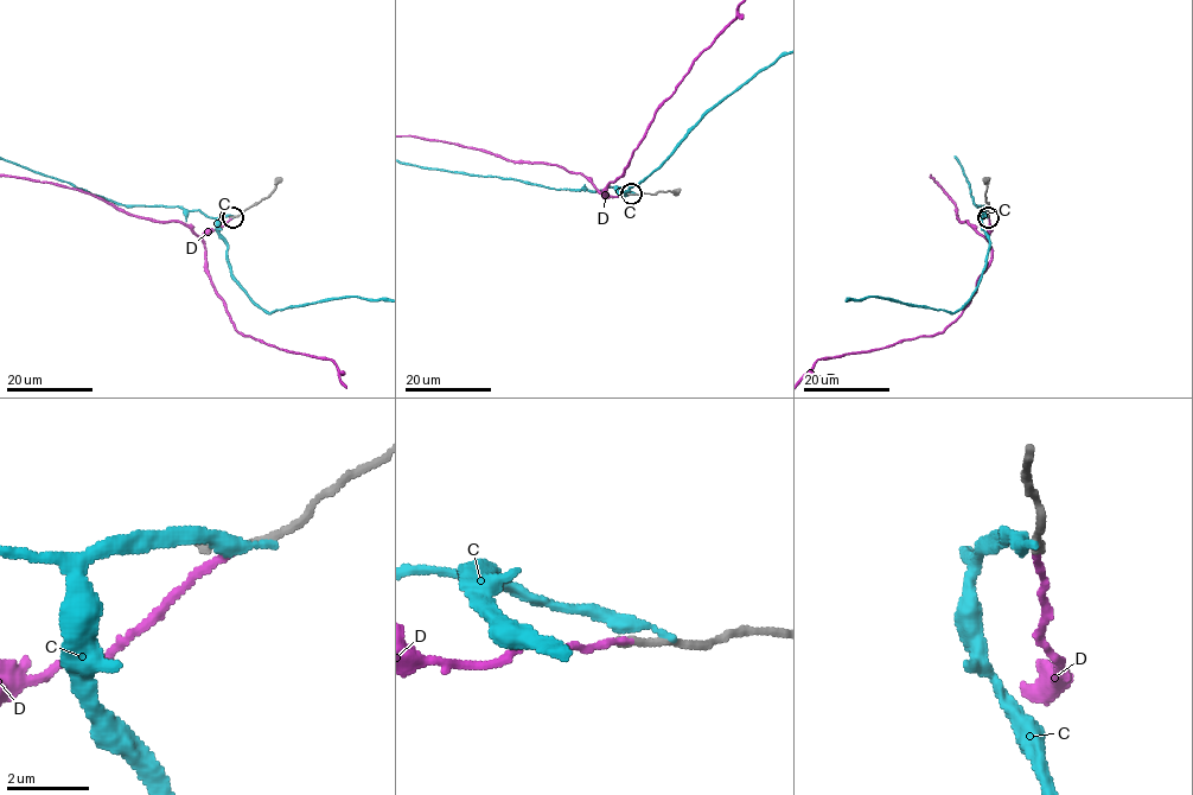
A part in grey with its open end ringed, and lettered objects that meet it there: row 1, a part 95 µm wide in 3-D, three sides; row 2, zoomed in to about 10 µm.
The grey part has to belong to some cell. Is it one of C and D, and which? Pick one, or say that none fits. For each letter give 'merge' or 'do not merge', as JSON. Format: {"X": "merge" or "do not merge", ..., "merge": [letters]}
{"C": "do not merge", "D": "merge", "merge": ["D"]}

